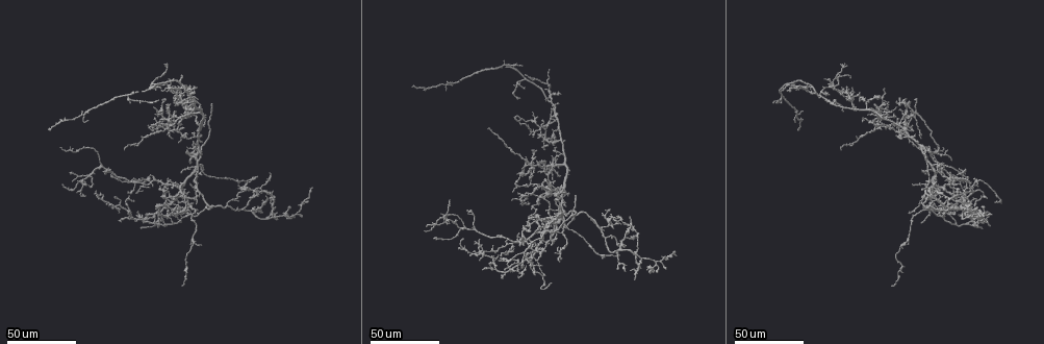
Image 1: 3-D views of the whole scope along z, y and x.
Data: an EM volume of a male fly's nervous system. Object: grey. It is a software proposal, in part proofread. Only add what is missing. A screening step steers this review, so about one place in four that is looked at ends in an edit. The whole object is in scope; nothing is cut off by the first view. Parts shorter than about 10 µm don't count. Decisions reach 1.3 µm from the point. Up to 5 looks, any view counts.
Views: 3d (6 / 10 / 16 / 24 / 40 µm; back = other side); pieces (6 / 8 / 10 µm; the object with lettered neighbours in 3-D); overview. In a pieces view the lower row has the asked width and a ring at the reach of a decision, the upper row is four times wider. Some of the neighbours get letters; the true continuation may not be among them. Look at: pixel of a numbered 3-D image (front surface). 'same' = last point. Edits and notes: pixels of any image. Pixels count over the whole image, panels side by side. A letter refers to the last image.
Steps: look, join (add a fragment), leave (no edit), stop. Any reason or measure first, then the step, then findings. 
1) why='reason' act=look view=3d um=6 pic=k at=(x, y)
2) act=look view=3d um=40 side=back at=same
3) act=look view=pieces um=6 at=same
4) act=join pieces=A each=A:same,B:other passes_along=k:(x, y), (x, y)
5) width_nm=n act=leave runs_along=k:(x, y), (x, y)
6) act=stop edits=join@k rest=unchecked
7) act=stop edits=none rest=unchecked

why='branch stops here' act=look view=3d um=24 pic=1 at=(897, 105)

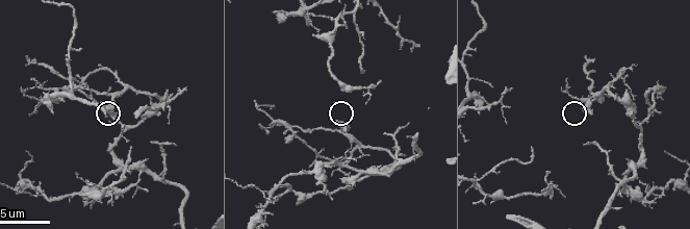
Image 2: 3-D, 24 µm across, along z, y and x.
why='what lies round it' act=look view=pieces um=8 pic=2 at=(582, 109)

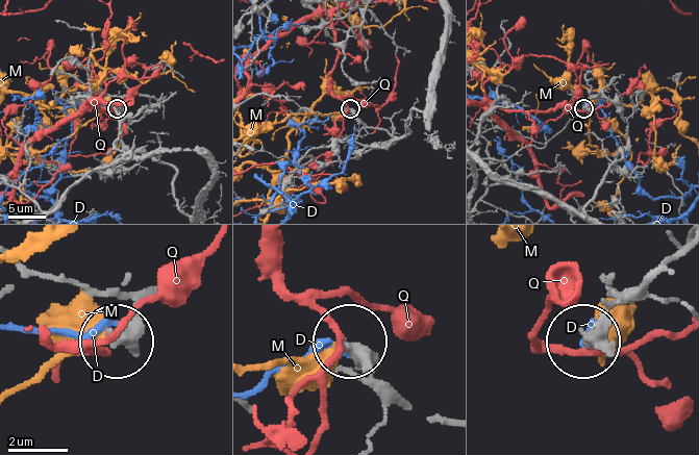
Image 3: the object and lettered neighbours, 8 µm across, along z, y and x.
act=leave each=D:other,M:other,Q:other runs_along=3:(642, 281), (584, 336) found='no lettered fragment goes on from it'

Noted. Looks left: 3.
why='long arm stops here' act=look view=3d um=24 pic=1 at=(909, 103)

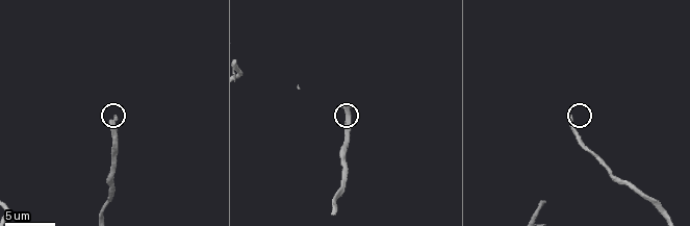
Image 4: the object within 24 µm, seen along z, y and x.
act=look view=pieces um=10 pic=4 at=(114, 116)

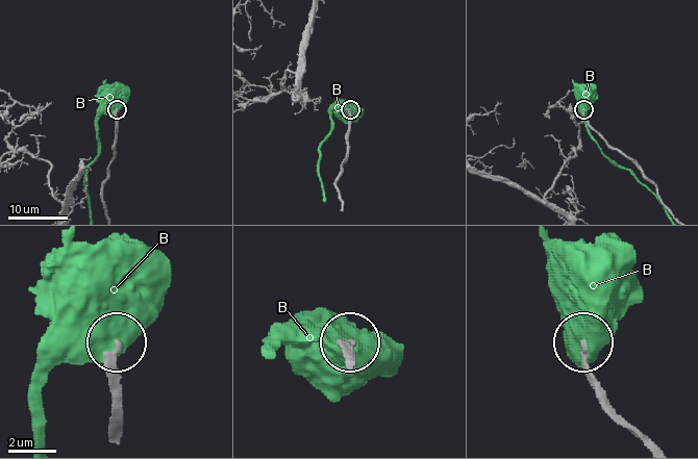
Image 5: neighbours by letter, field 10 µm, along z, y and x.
act=leave each=B:other runs_along=5:(640, 437), (588, 365), (586, 343) found='none of them fits'

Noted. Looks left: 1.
act=stop edits=none rest=unchecked

